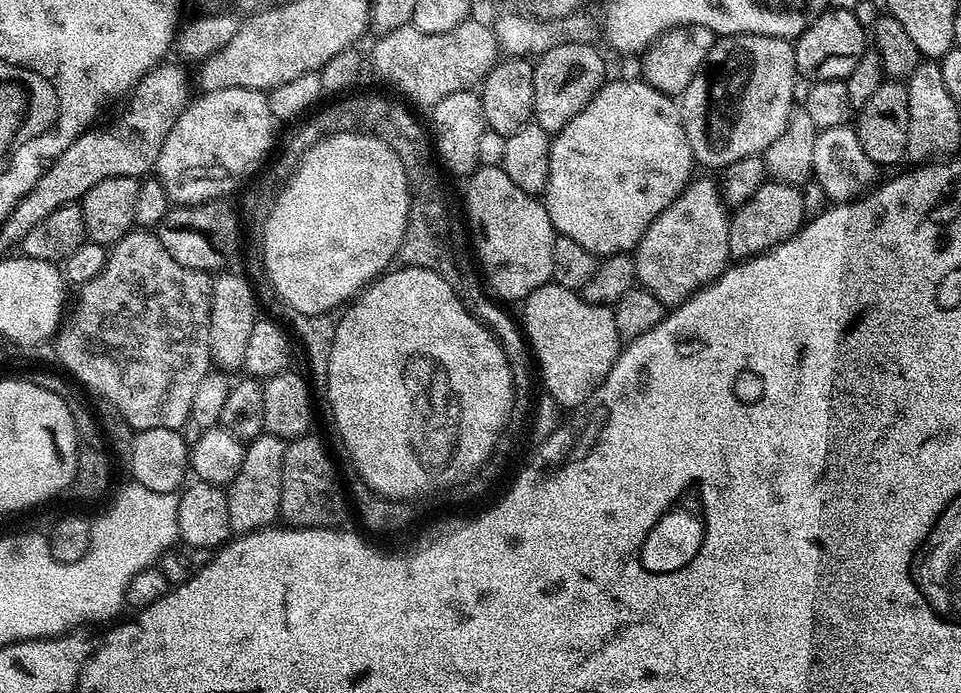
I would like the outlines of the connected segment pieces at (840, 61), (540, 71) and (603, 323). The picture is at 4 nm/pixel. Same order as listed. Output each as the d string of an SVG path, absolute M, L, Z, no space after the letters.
M834 8L821 12L801 36L795 37L796 71L803 79L805 76L808 82L847 81L850 70L854 70L858 58L866 50L866 29L858 22L855 11L848 9L847 12L844 8Z
M563 44L539 57L534 64L534 120L549 134L561 132L570 122L570 118L577 116L585 106L594 98L594 94L606 82L604 76L604 60L600 52L592 44Z
M554 282L546 283L529 294L523 300L522 308L522 332L538 365L539 379L541 376L548 387L545 388L547 395L568 410L588 403L594 390L610 374L622 351L613 309L606 304L586 302L580 292L571 292L566 290L566 286L558 286Z

